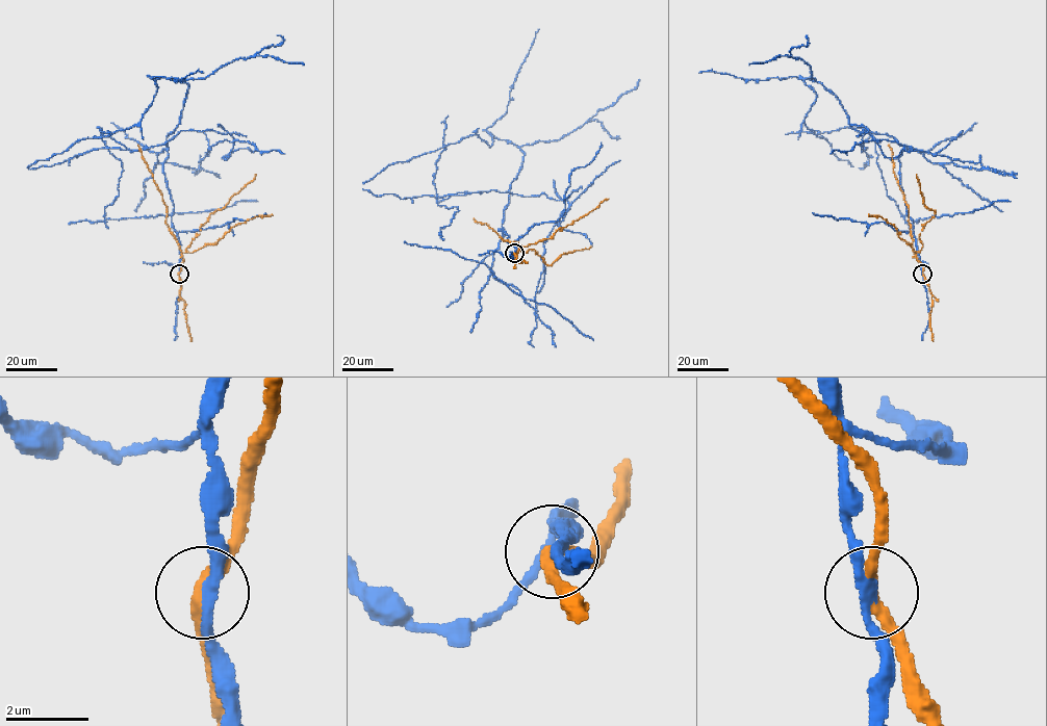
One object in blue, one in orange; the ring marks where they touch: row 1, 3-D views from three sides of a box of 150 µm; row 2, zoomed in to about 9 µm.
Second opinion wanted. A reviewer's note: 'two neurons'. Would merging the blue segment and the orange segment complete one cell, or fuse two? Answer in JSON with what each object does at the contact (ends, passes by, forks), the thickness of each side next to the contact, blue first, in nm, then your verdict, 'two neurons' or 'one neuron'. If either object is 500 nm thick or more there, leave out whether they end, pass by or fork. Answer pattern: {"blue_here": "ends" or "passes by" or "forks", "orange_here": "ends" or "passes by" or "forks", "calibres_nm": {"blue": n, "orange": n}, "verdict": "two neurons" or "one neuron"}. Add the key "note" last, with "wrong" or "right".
{"blue_here": "passes by", "orange_here": "passes by", "calibres_nm": {"blue": 240, "orange": 280}, "verdict": "two neurons", "note": "right"}

